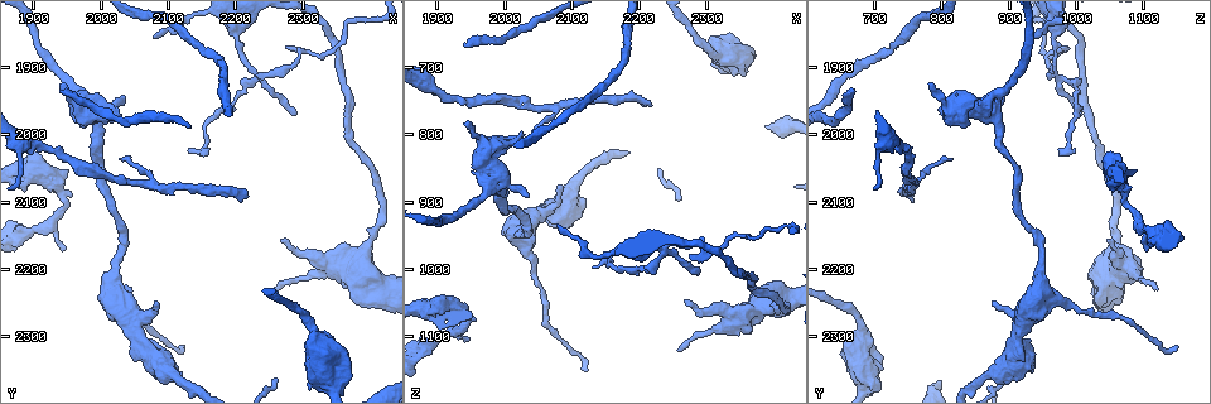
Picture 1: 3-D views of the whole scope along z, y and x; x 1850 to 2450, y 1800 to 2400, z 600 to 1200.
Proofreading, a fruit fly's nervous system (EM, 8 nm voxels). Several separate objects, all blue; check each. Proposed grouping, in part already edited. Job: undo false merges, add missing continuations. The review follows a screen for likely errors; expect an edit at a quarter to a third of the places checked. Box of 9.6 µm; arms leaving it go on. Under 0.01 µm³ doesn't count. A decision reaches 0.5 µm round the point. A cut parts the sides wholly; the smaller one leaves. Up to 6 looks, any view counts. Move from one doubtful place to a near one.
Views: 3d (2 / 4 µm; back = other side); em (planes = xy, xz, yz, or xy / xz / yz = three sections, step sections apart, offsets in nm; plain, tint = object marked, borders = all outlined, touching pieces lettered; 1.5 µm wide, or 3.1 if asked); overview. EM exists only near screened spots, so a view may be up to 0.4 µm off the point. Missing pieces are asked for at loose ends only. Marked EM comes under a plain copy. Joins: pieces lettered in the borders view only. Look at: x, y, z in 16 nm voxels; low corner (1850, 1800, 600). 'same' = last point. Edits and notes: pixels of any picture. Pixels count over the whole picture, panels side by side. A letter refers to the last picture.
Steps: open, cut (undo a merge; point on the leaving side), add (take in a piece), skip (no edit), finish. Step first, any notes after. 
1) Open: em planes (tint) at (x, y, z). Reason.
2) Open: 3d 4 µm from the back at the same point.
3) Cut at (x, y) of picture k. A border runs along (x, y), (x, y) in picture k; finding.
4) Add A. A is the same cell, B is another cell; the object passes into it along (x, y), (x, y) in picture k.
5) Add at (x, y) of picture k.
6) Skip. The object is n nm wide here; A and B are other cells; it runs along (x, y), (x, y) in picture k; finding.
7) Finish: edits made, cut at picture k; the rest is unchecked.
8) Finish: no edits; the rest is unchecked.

Open: 3d 2 µm at (1940, 2175, 1105). Branch stops here.

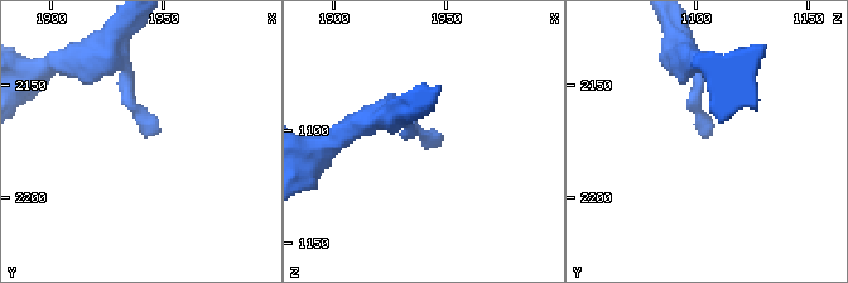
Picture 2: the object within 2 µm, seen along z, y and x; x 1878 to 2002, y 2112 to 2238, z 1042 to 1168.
Open: em yz step 8 (borders) at (1945, 2174, 1106).

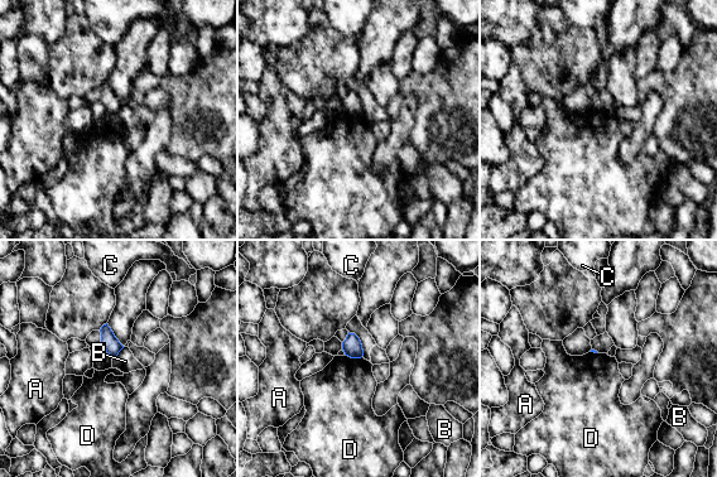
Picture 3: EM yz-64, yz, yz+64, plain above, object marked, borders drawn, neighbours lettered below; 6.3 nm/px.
Add D. The longest contact is with B, 110 nm; D is the same cell, A, B and C are other cells; the neuron continues.

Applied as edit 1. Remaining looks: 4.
Open: 3d 2 µm from the back at (2045, 2285, 915). Abrupt turn.

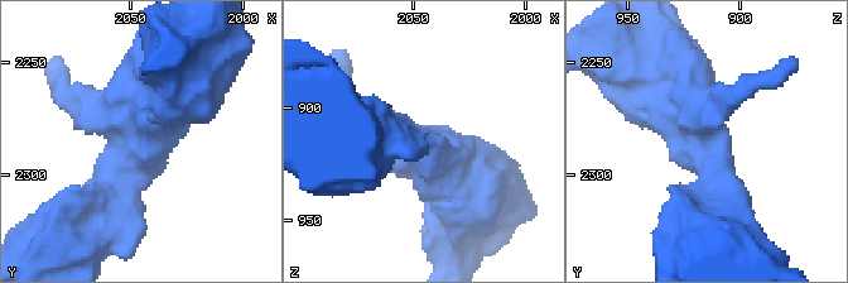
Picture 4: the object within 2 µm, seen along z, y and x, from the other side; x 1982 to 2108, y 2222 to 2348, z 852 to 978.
Open: em planes (tint) at (2046, 2284, 917).

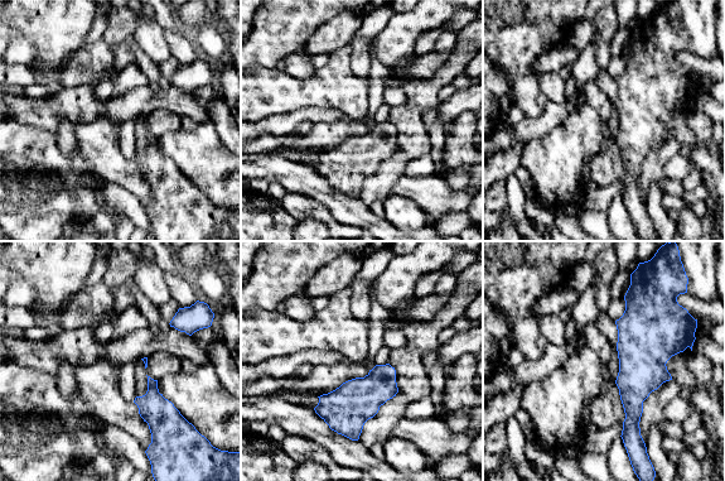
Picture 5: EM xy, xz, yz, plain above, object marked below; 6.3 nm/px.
Open: em planes (borders) at the same point. See the neighbours.

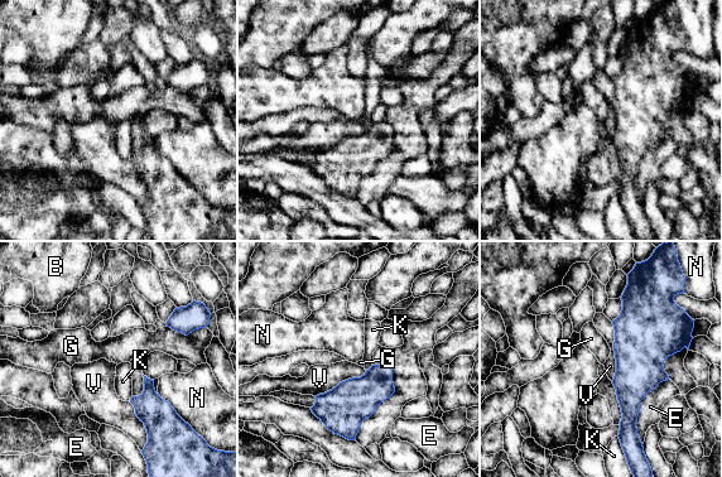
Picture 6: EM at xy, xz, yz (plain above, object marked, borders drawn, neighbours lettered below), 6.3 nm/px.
Skip. The longest contact is with E, 460 nm; B, E, G, K, N and V are other cells; a border runs along (611, 322), (615, 359), (612, 380) in picture 6; all the same neuron.

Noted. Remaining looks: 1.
Finish: edits made, add at picture 3; the rest is unchecked.

